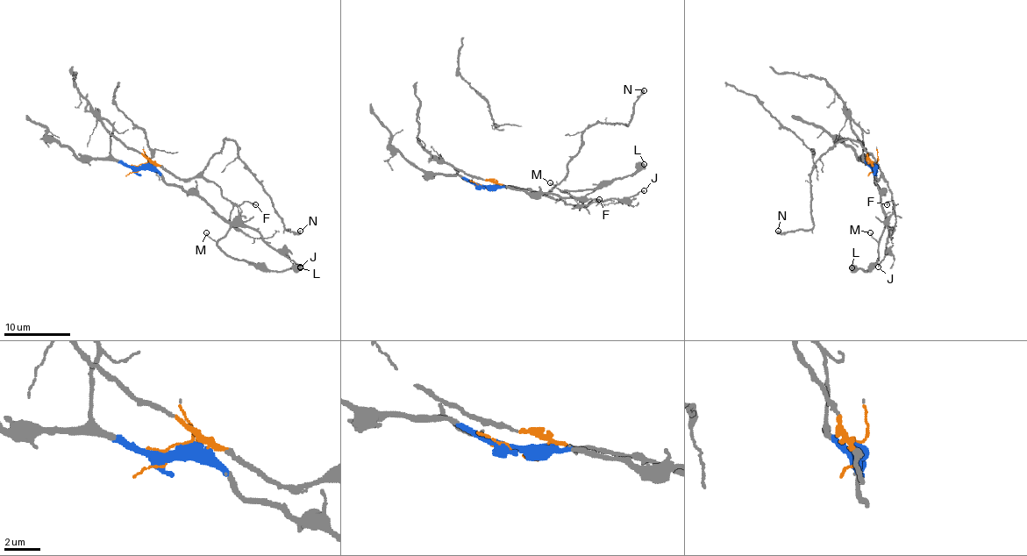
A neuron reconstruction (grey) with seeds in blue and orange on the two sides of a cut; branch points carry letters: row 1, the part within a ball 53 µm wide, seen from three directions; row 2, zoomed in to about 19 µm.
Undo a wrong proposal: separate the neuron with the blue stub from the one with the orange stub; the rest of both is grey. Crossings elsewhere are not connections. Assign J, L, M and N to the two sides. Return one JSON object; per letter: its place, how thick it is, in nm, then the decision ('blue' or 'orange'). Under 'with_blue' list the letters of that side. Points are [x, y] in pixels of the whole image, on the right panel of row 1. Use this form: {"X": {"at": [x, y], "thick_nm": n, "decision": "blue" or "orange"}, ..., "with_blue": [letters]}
{"J": {"at": [878, 267], "thick_nm": 150, "decision": "blue"}, "L": {"at": [852, 267], "thick_nm": 750, "decision": "blue"}, "M": {"at": [870, 232], "thick_nm": 130, "decision": "blue"}, "N": {"at": [778, 231], "thick_nm": 320, "decision": "orange"}, "with_blue": ["J", "L", "M"]}

